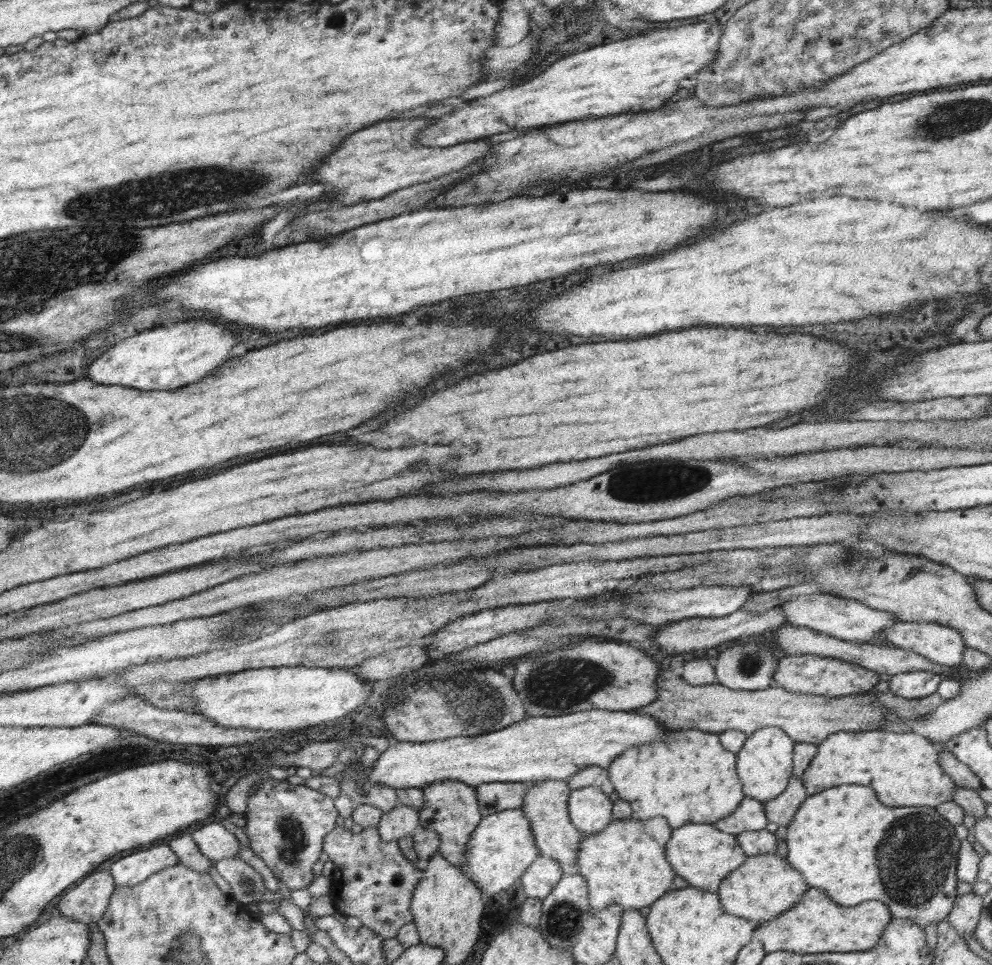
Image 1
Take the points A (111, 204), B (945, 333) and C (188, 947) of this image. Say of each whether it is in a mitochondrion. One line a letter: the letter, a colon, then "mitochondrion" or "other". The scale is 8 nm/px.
A: mitochondrion
B: other
C: mitochondrion

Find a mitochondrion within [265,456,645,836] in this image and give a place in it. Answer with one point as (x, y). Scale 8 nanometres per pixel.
(561, 684)

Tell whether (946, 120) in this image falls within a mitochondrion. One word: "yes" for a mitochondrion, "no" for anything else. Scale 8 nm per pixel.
yes

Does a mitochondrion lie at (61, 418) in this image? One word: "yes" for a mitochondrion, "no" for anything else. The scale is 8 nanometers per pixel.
yes

